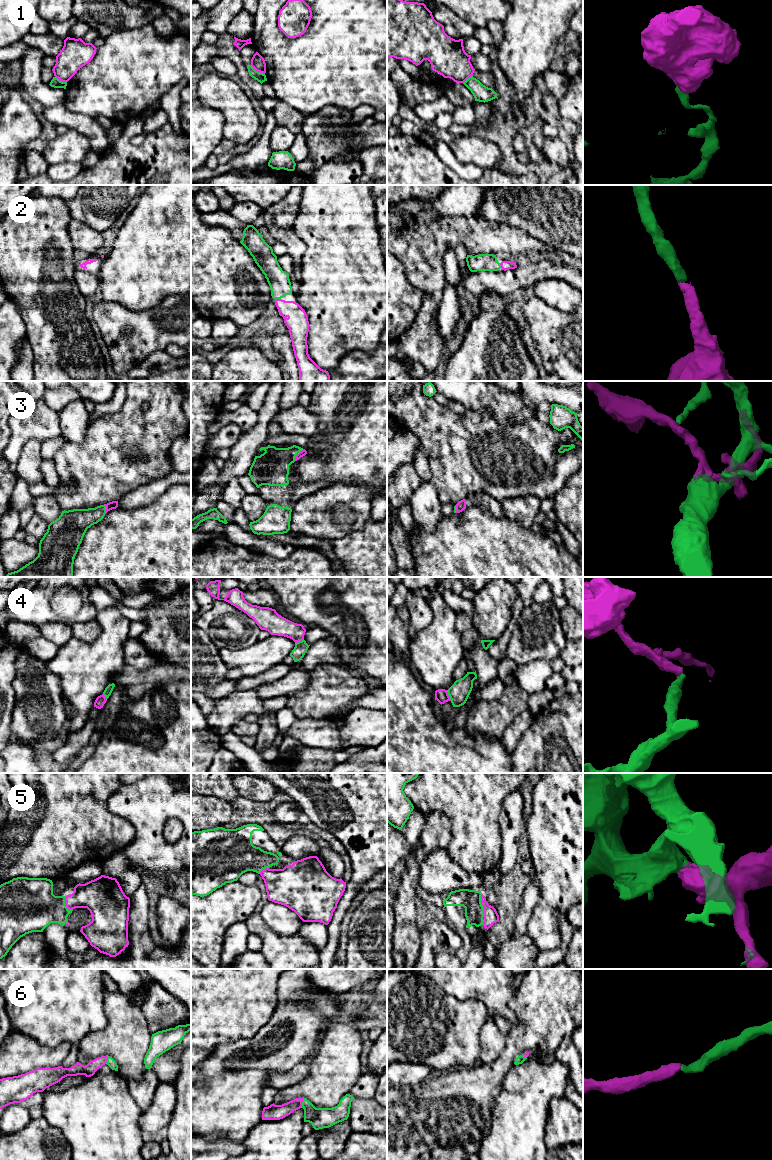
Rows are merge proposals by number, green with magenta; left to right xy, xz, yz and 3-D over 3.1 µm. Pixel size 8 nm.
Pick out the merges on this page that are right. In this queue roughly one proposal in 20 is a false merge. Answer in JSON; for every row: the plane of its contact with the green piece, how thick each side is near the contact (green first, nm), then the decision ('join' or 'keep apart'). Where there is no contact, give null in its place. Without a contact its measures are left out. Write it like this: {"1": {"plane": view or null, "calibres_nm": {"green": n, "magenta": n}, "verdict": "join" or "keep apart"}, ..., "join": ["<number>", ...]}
{"1": {"plane": "xz", "calibres_nm": {"green": 80, "magenta": 110}, "verdict": "keep apart"}, "2": {"plane": "xz", "calibres_nm": {"green": 170, "magenta": 180}, "verdict": "join"}, "3": {"plane": "xz", "calibres_nm": {"green": 280, "magenta": 50}, "verdict": "join"}, "4": {"plane": "yz", "calibres_nm": {"green": 160, "magenta": 110}, "verdict": "join"}, "5": {"plane": "yz", "calibres_nm": {"green": 160, "magenta": 120}, "verdict": "join"}, "6": {"plane": "xz", "calibres_nm": {"green": 170, "magenta": 130}, "verdict": "join"}, "join": ["2", "3", "4", "5", "6"]}

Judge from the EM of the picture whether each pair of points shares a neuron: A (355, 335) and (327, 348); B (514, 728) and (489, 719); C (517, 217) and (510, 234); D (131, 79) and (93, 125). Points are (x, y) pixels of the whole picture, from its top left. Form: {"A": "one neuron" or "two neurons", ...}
{"A": "one neuron", "B": "two neurons", "C": "two neurons", "D": "two neurons"}

